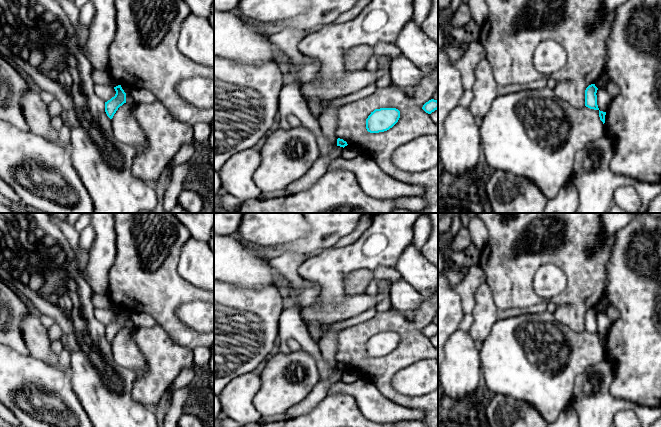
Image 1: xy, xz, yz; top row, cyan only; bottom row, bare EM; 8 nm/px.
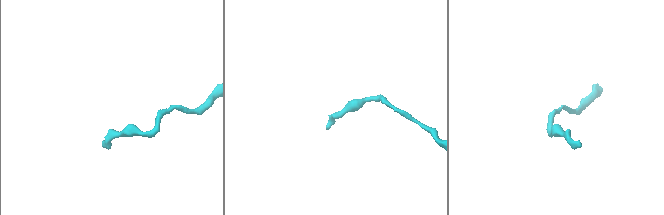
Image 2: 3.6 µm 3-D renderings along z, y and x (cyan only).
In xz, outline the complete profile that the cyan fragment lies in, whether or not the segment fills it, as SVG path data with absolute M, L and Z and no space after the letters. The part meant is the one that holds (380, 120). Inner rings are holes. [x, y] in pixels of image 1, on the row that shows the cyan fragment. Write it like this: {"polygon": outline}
{"polygon": "M396 108L375 109L366 119L366 129L370 133L384 132L392 128L400 118Z"}

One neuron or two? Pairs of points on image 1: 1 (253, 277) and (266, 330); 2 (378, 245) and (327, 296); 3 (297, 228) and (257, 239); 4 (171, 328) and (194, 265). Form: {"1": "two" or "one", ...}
{"1": "two", "2": "one", "3": "one", "4": "two"}

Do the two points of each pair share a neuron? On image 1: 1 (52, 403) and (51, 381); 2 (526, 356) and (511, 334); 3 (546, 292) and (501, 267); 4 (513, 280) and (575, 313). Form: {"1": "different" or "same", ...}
{"1": "same", "2": "same", "3": "different", "4": "same"}

